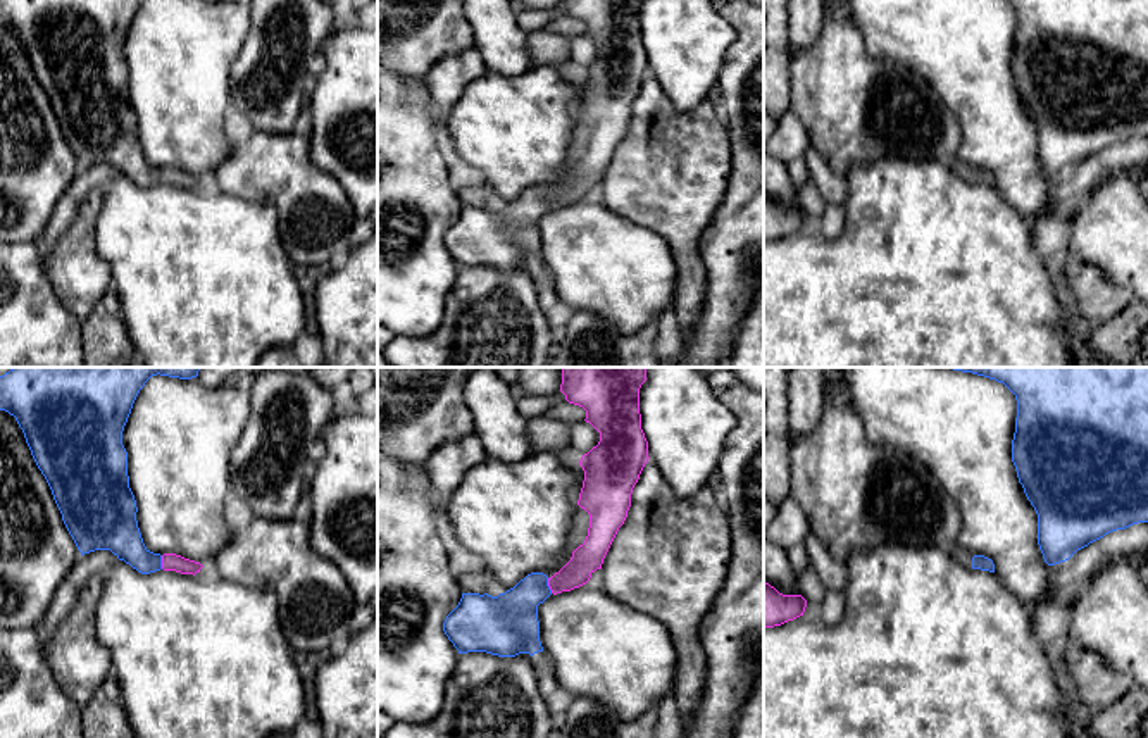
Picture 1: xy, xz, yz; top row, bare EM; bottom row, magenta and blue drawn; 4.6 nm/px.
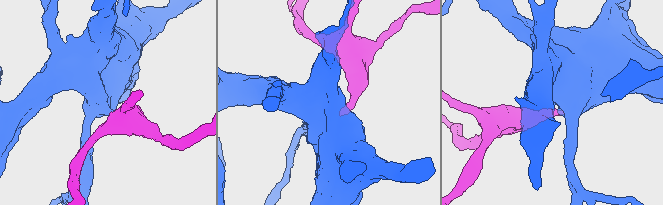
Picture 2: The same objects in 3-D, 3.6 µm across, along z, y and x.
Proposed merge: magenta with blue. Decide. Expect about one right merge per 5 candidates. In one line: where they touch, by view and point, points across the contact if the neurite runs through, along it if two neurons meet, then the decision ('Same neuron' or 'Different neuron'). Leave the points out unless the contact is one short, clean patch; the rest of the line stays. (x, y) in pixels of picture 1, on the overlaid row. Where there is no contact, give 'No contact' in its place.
Touches magenta at xz (549, 585). Path across: xz (588, 557), (566, 580), (549, 585), (509, 621). Same neuron

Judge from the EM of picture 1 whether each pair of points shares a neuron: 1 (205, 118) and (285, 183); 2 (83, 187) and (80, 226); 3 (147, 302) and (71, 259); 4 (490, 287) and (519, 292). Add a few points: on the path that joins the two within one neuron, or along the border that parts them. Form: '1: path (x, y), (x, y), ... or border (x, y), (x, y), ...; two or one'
1: border (233, 147), (211, 176); two
2: border (104, 187), (95, 187), (90, 192), (59, 238); two
3: border (97, 245), (97, 254), (107, 264), (114, 285); two
4: path (497, 288), (512, 292); one

